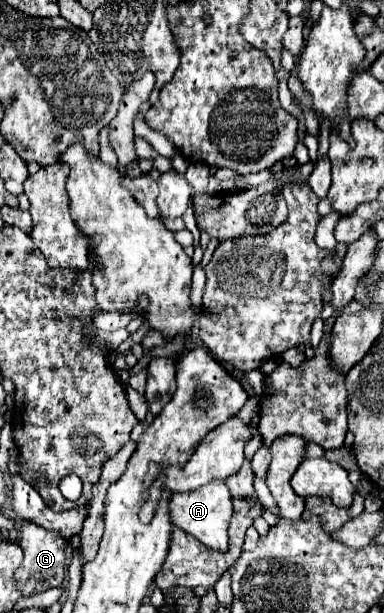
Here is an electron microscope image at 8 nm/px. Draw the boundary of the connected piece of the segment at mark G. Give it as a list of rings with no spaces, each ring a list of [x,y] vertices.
[[[22,523],[20,527],[20,547],[24,549],[24,561],[16,571],[18,587],[24,595],[46,591],[50,587],[60,587],[66,579],[66,547],[68,539],[62,539],[56,531],[46,531],[34,523]]]

